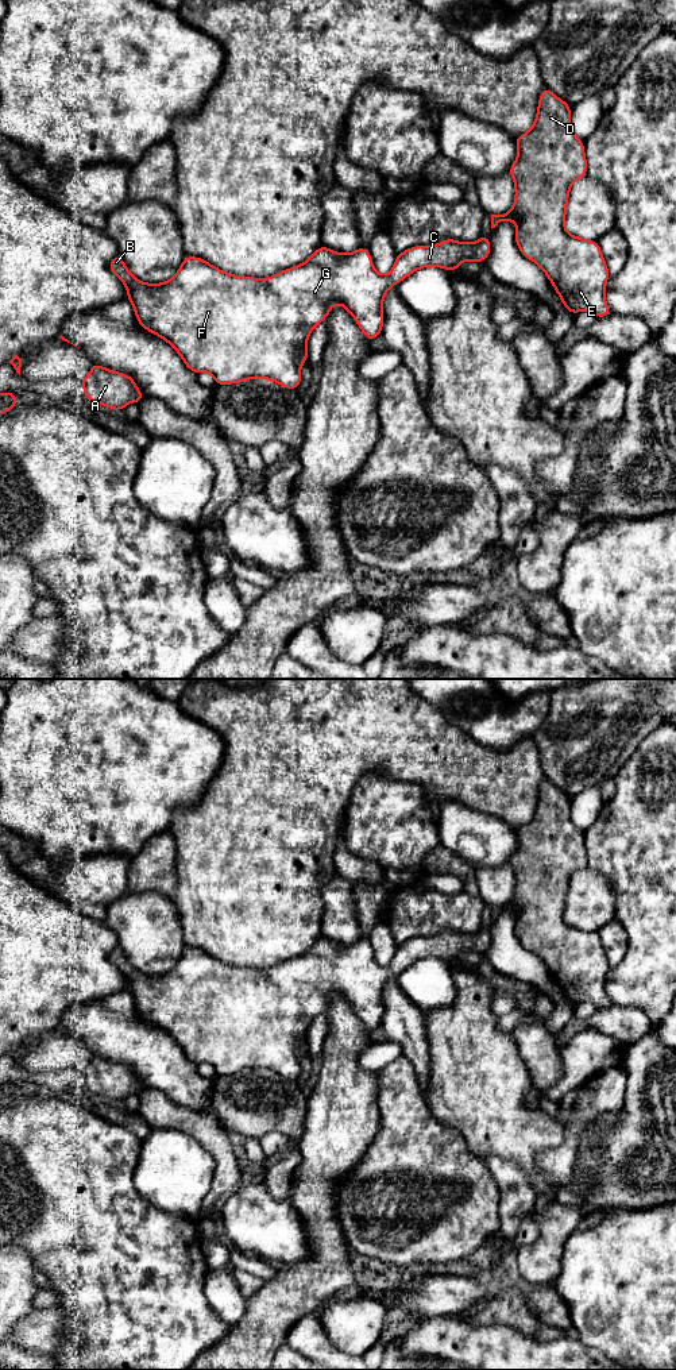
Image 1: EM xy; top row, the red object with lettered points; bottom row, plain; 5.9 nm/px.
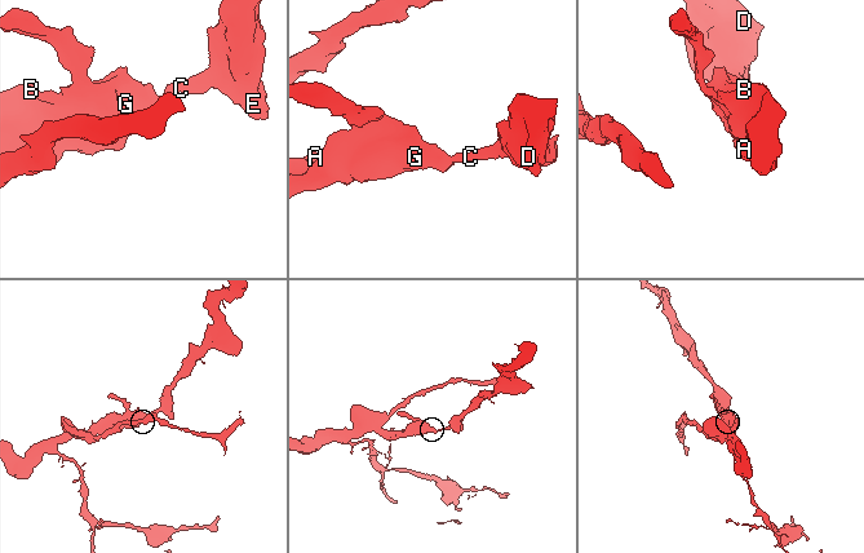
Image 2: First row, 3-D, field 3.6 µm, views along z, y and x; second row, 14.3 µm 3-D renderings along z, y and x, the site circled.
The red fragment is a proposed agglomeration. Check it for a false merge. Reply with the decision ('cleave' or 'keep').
keep

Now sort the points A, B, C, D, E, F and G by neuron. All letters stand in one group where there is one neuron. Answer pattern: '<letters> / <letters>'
A B C D E F G

